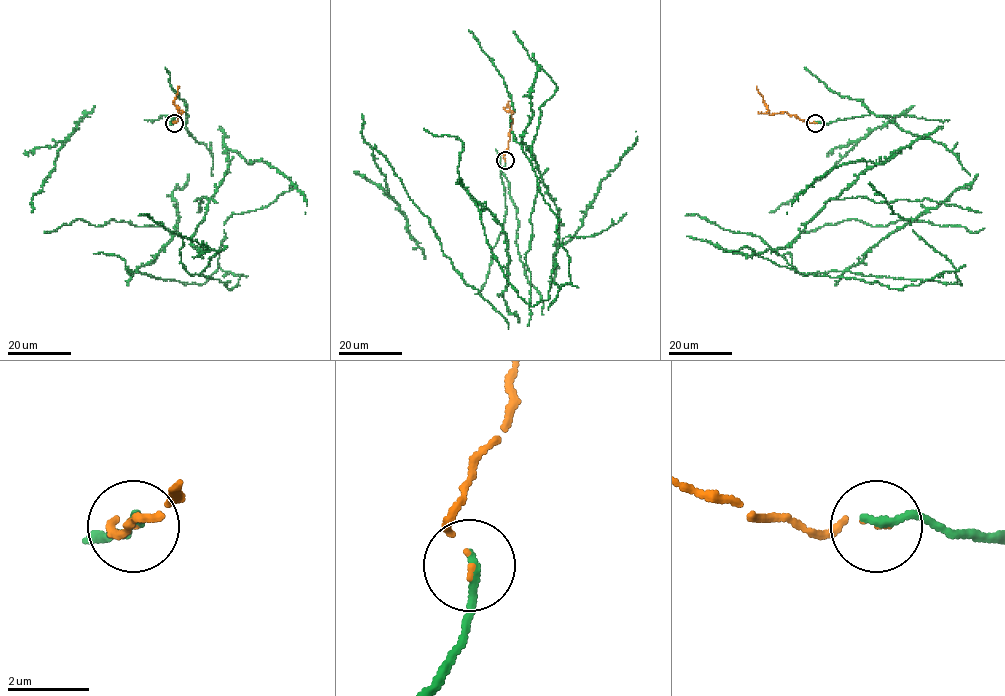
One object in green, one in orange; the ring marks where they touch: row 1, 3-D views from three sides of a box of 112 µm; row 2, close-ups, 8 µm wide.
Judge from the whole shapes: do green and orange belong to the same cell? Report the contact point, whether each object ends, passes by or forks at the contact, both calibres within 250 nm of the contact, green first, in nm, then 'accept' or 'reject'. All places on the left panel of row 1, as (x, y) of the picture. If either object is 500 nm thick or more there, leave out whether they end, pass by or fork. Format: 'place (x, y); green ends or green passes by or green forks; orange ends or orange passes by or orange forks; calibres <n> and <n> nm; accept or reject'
place (174, 123); green ends; orange ends; calibres 200 and 70 nm; accept

